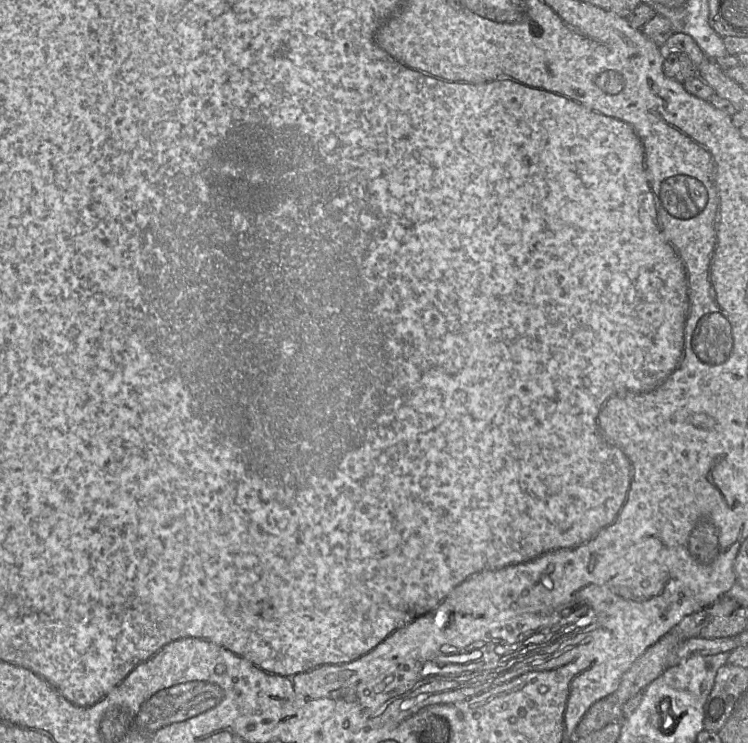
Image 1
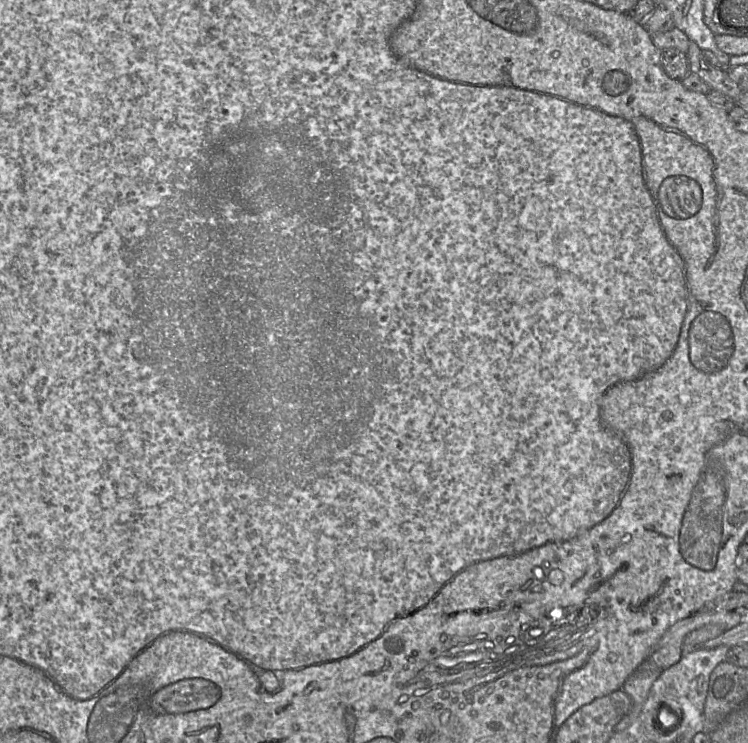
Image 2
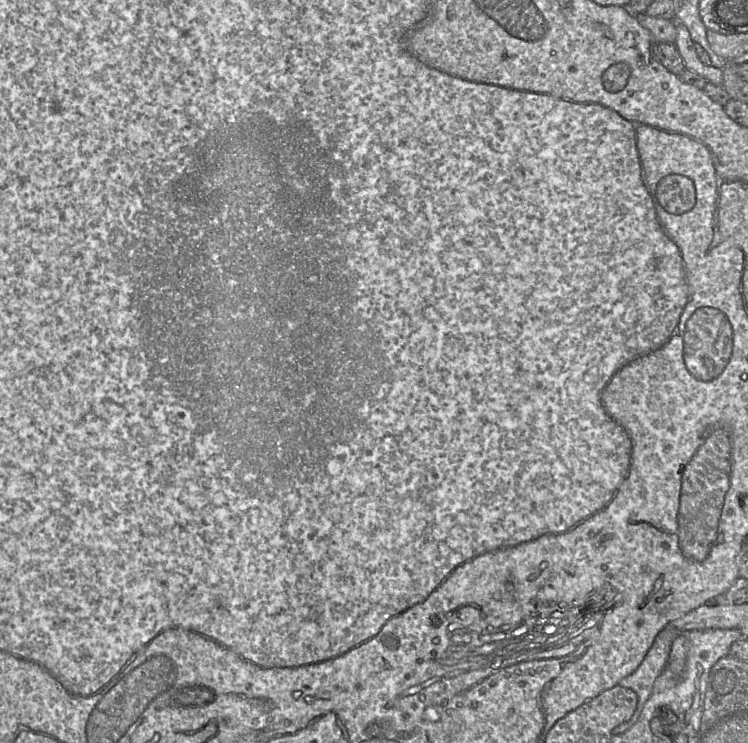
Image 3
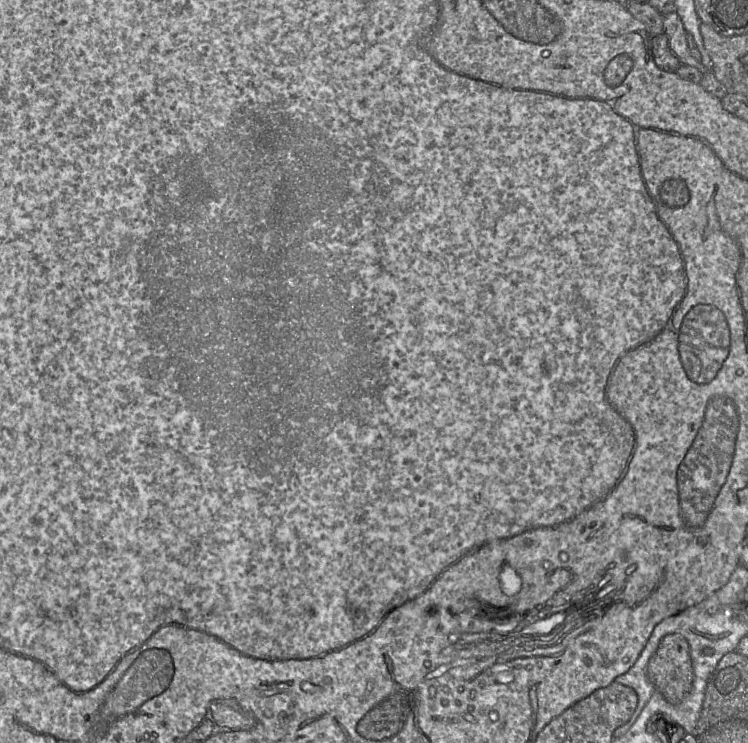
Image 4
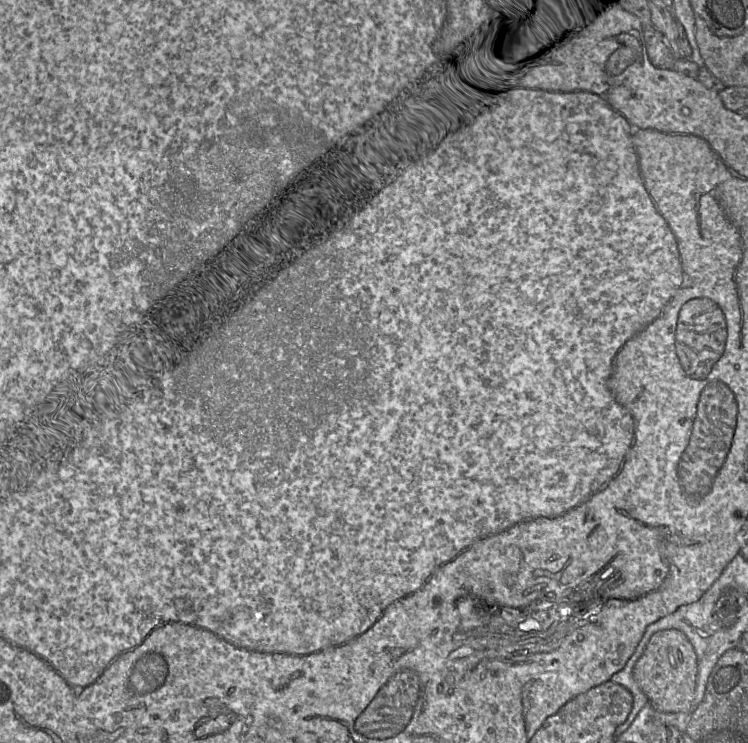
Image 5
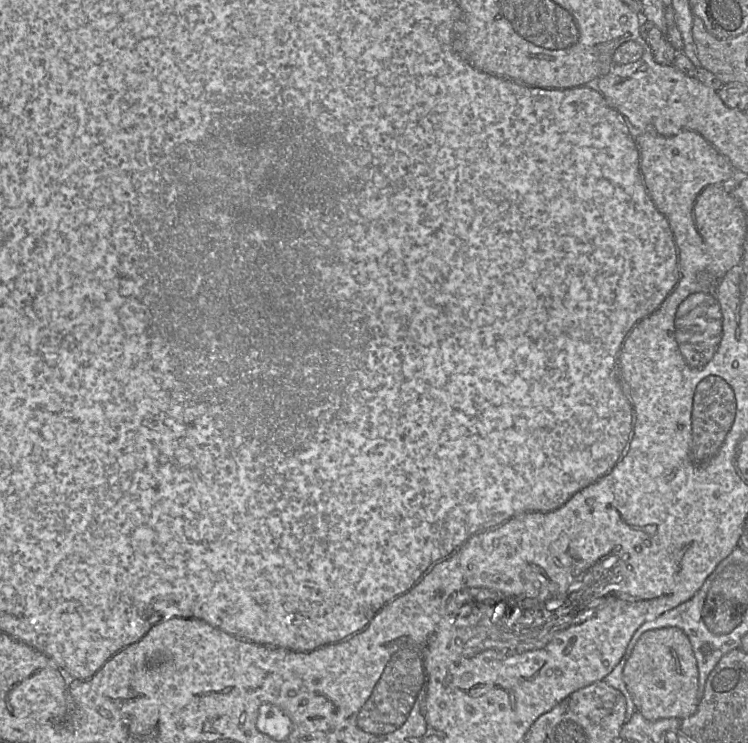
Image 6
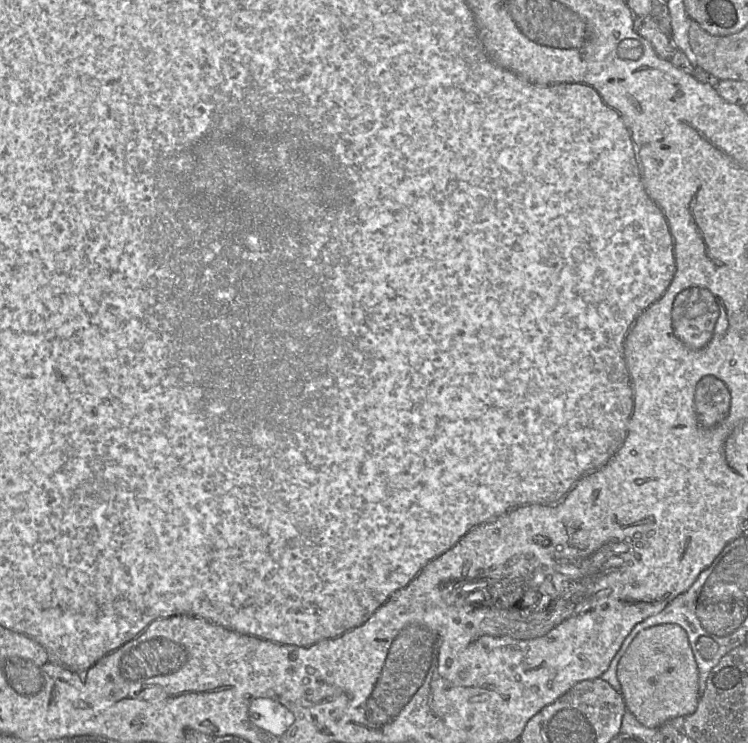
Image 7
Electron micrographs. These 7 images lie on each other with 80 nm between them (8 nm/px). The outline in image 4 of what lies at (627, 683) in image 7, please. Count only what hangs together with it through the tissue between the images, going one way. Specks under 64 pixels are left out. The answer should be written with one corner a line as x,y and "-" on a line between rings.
680,634
662,638
647,665
647,676
664,698
678,705
689,694
694,678
690,648

